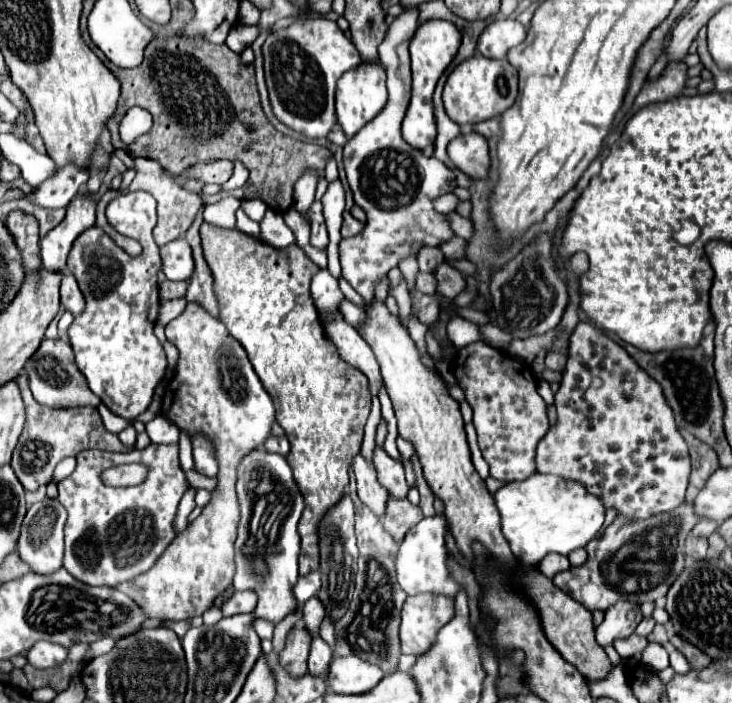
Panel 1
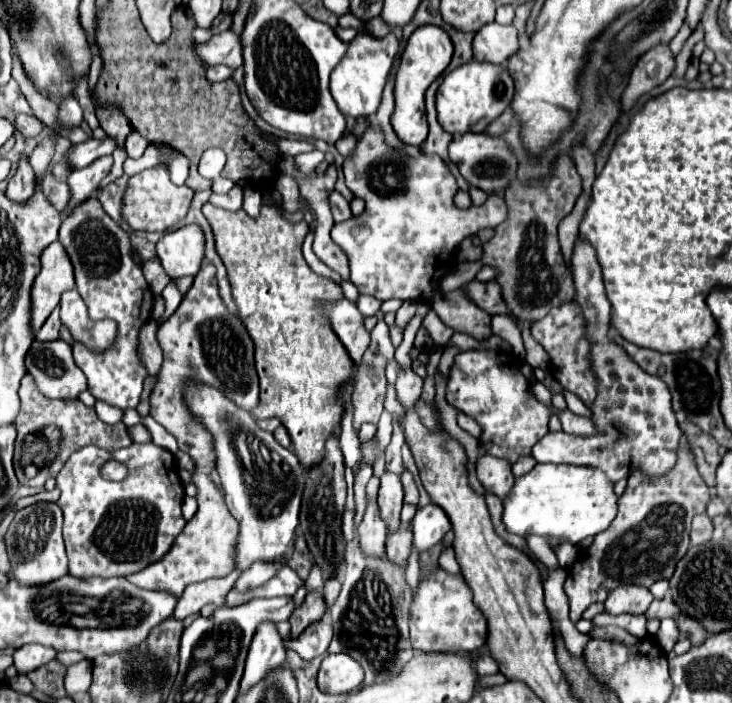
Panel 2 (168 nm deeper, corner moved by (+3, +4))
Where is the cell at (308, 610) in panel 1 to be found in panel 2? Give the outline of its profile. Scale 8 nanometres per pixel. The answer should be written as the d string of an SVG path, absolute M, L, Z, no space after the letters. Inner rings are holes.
M313 564L309 578L305 580L307 590L323 590L323 576L321 576L321 568L317 564Z

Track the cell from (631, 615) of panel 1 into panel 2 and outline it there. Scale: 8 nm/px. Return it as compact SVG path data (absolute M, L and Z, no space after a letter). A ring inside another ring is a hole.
M627 584L611 590L609 598L605 600L605 610L609 614L643 614L649 604L653 602L653 594L649 592L647 586L637 586L637 584Z

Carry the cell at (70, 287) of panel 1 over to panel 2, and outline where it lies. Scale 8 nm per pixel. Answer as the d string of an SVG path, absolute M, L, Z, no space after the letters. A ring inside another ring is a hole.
M69 290L61 296L61 322L75 340L95 352L109 350L117 338L117 324L113 320L93 322L77 290Z

